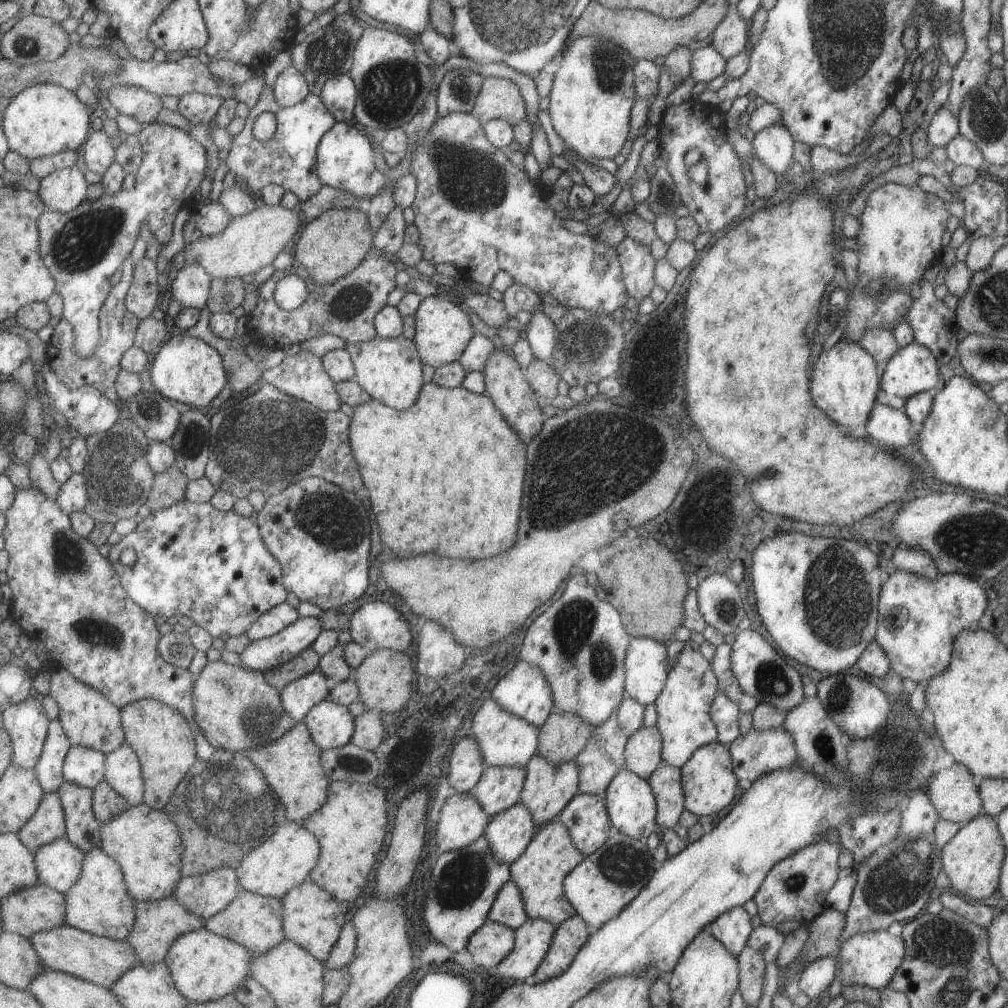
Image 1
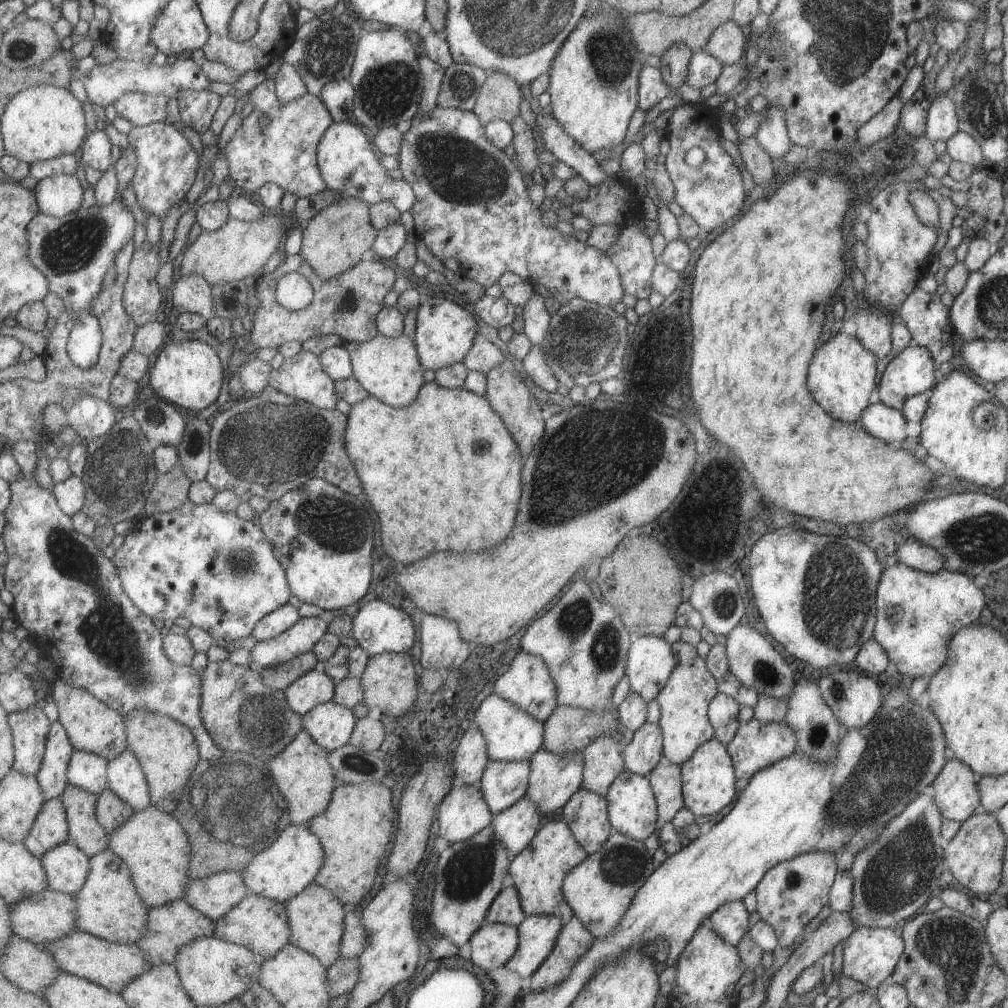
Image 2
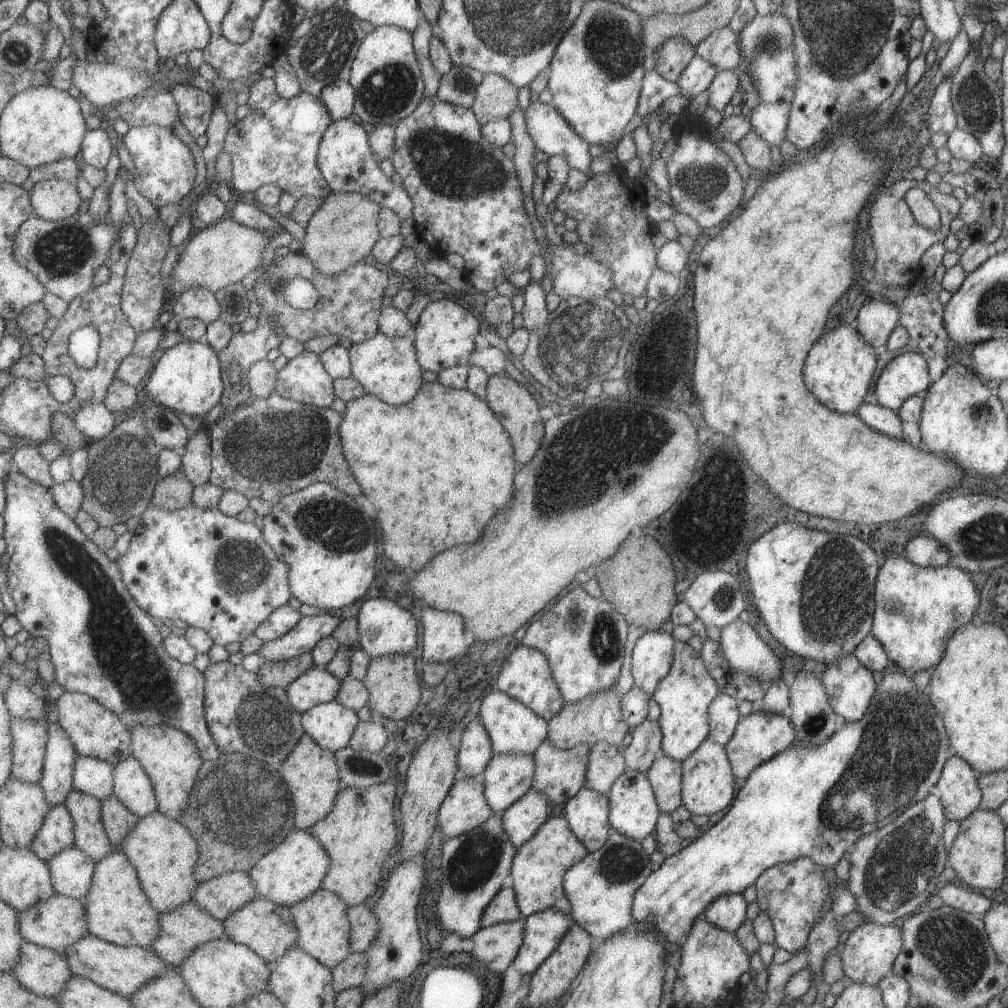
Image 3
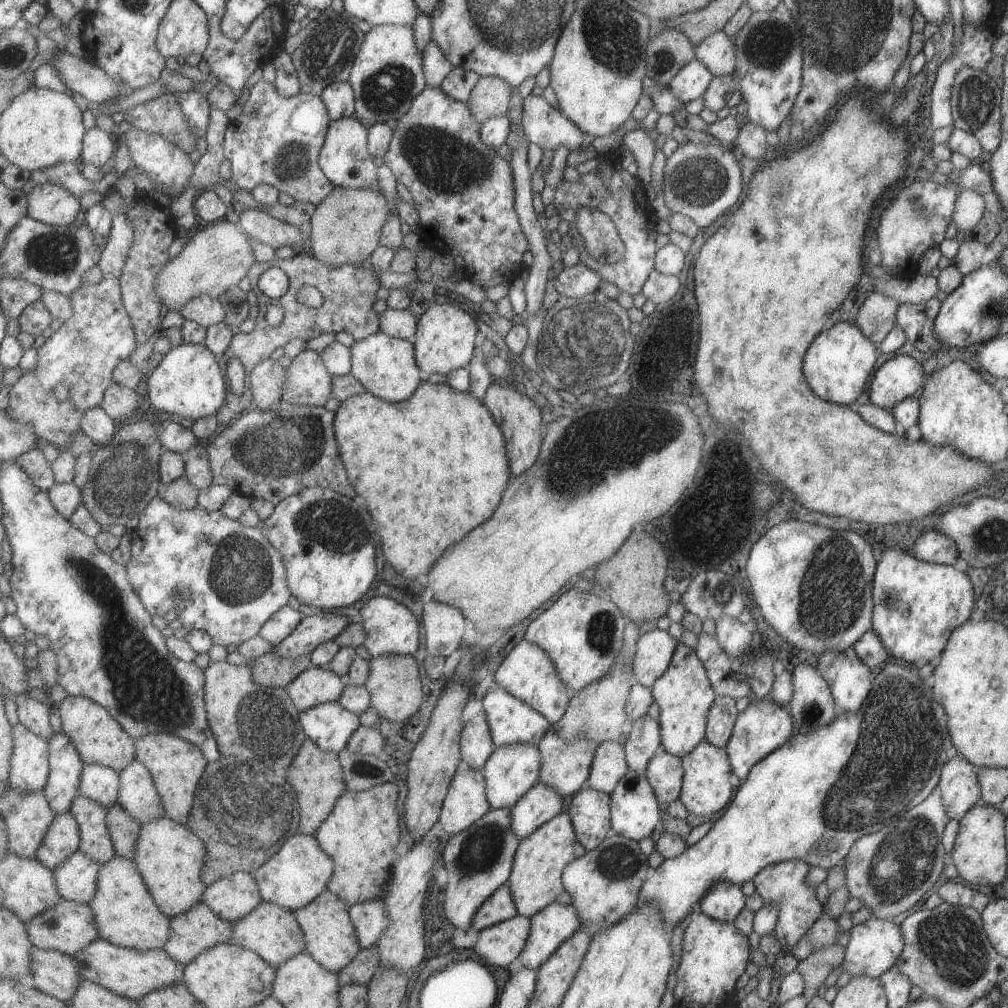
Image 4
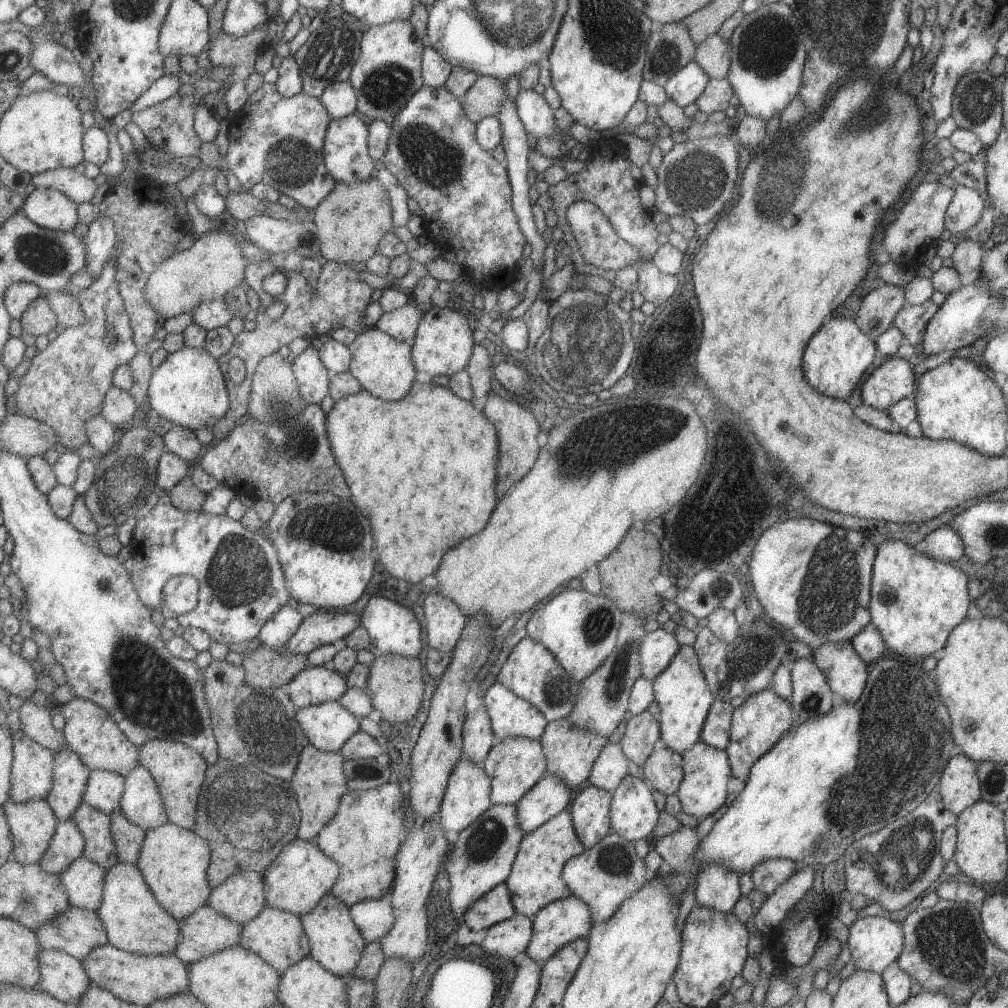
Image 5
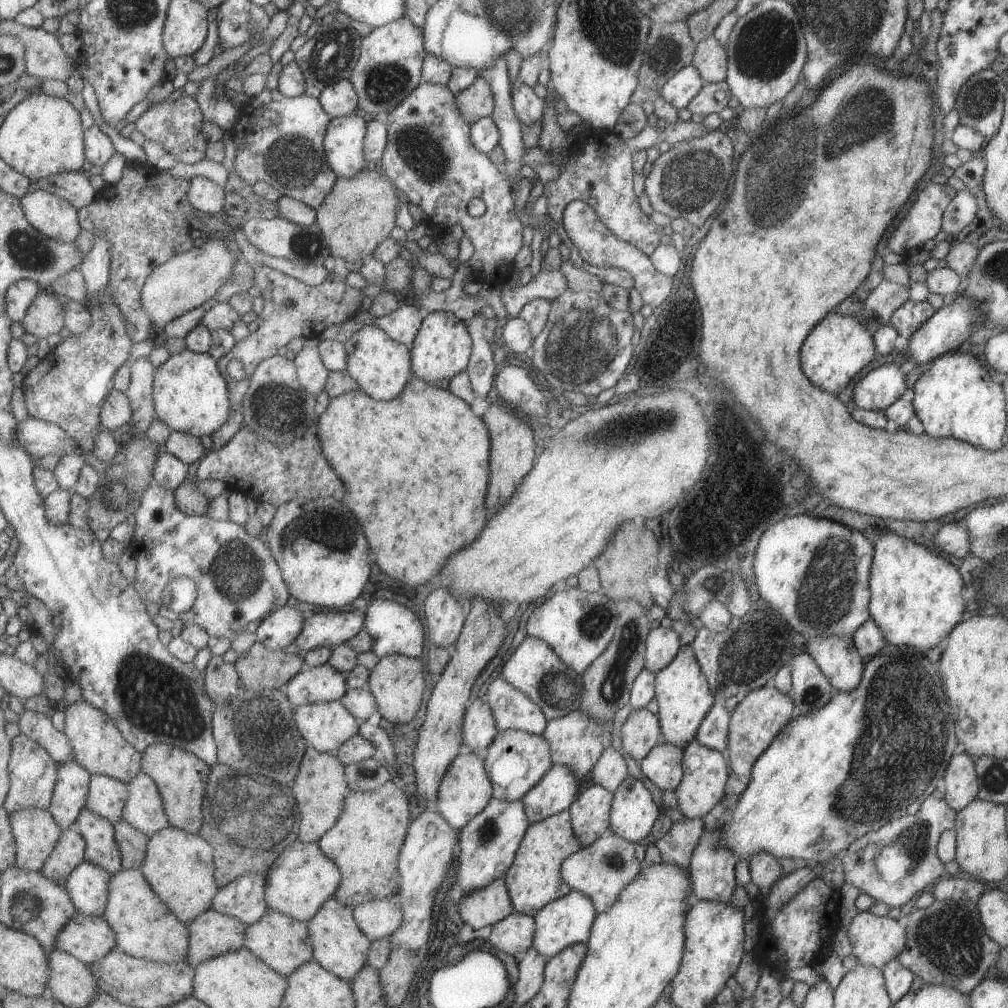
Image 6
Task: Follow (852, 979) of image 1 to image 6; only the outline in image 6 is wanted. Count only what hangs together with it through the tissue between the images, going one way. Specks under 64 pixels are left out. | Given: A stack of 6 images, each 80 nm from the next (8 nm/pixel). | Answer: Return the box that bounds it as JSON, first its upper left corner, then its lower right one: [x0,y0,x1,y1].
[847,911,906,970]

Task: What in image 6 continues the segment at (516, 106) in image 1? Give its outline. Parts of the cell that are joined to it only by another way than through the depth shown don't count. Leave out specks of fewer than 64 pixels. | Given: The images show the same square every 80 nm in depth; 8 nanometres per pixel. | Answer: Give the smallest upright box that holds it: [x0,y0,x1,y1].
[456,77,495,124]

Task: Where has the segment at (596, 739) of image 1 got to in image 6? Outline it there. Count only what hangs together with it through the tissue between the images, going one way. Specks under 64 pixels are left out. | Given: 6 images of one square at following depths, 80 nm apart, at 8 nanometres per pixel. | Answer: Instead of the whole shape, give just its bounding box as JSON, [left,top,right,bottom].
[588,746,627,793]

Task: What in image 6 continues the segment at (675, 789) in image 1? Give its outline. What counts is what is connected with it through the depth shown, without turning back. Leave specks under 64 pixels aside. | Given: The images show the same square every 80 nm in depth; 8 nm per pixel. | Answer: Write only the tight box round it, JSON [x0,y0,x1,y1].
[637,741,683,791]

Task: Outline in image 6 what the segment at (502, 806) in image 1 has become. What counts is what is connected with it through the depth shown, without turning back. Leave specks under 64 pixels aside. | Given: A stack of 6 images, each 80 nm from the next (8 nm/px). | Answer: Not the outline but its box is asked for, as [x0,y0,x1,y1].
[483,729,553,802]

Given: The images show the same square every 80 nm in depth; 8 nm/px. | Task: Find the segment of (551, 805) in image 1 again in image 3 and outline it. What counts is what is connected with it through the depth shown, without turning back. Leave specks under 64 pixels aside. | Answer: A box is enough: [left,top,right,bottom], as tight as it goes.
[532,739,589,804]

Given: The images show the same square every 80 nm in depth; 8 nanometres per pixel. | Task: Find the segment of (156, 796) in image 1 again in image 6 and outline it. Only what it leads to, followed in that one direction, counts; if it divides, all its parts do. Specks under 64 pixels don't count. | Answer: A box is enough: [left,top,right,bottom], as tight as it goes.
[142,743,213,835]

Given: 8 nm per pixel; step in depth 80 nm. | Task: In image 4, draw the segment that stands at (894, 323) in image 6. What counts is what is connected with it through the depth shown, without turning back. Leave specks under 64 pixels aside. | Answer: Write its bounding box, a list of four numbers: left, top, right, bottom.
[896,297,941,357]

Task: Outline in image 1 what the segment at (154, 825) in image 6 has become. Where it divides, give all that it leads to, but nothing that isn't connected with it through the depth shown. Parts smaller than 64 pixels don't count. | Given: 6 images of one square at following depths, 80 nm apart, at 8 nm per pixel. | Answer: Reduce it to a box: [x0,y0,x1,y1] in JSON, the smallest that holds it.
[106,743,144,806]

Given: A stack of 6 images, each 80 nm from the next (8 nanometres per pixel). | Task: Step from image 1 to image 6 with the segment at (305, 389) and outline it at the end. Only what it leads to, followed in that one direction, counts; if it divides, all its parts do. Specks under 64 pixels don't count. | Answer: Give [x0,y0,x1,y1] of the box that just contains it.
[294,337,332,396]

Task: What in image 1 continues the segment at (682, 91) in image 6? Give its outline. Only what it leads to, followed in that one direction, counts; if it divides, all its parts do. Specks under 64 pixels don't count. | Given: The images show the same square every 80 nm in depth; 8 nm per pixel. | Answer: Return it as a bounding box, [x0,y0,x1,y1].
[690,45,725,84]

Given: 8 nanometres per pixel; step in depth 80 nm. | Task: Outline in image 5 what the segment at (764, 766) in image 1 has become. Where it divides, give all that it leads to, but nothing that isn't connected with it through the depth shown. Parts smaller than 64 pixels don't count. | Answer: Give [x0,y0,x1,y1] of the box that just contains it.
[724,687,795,783]

